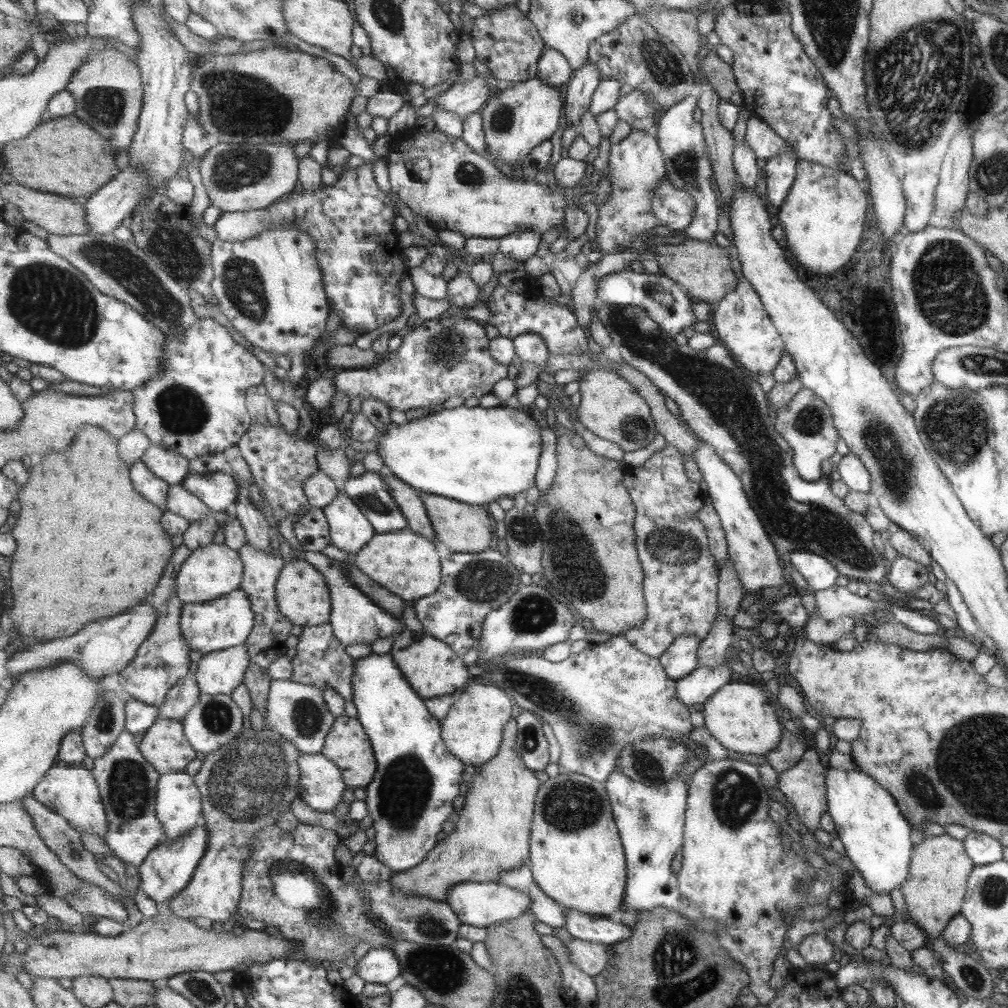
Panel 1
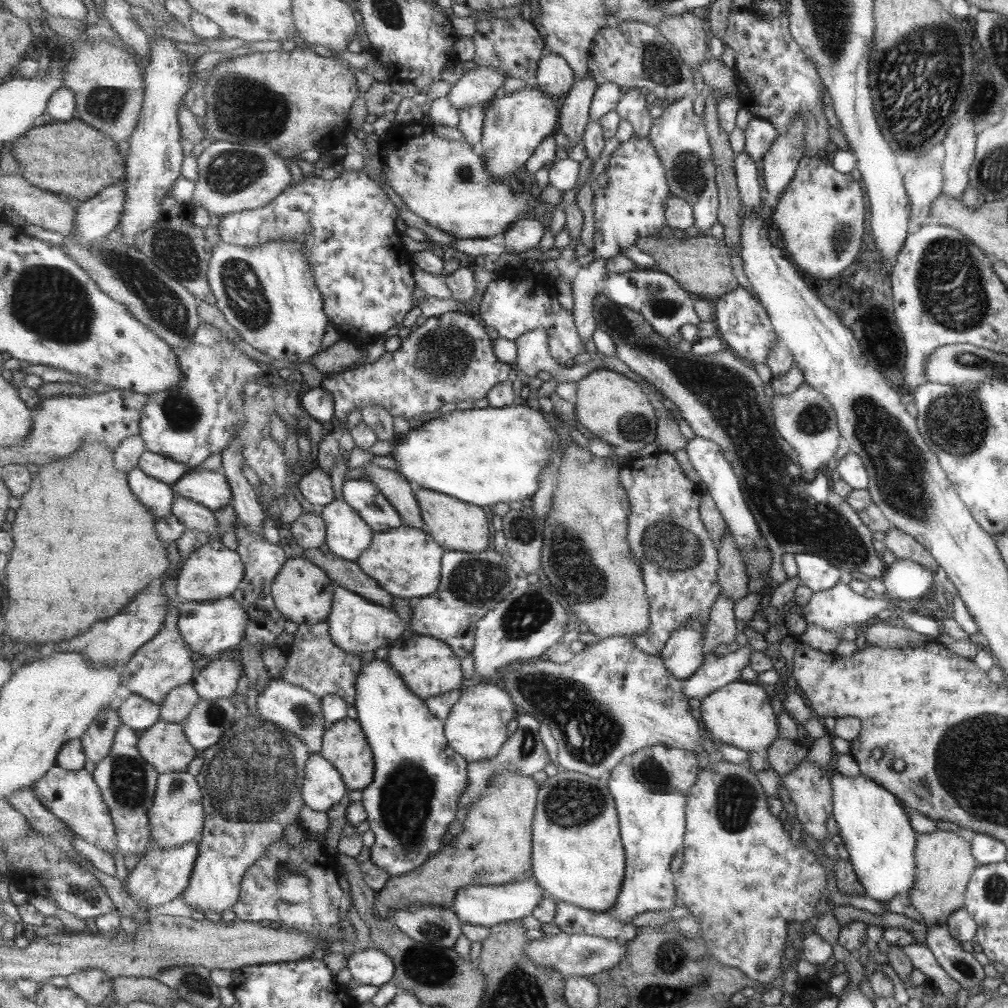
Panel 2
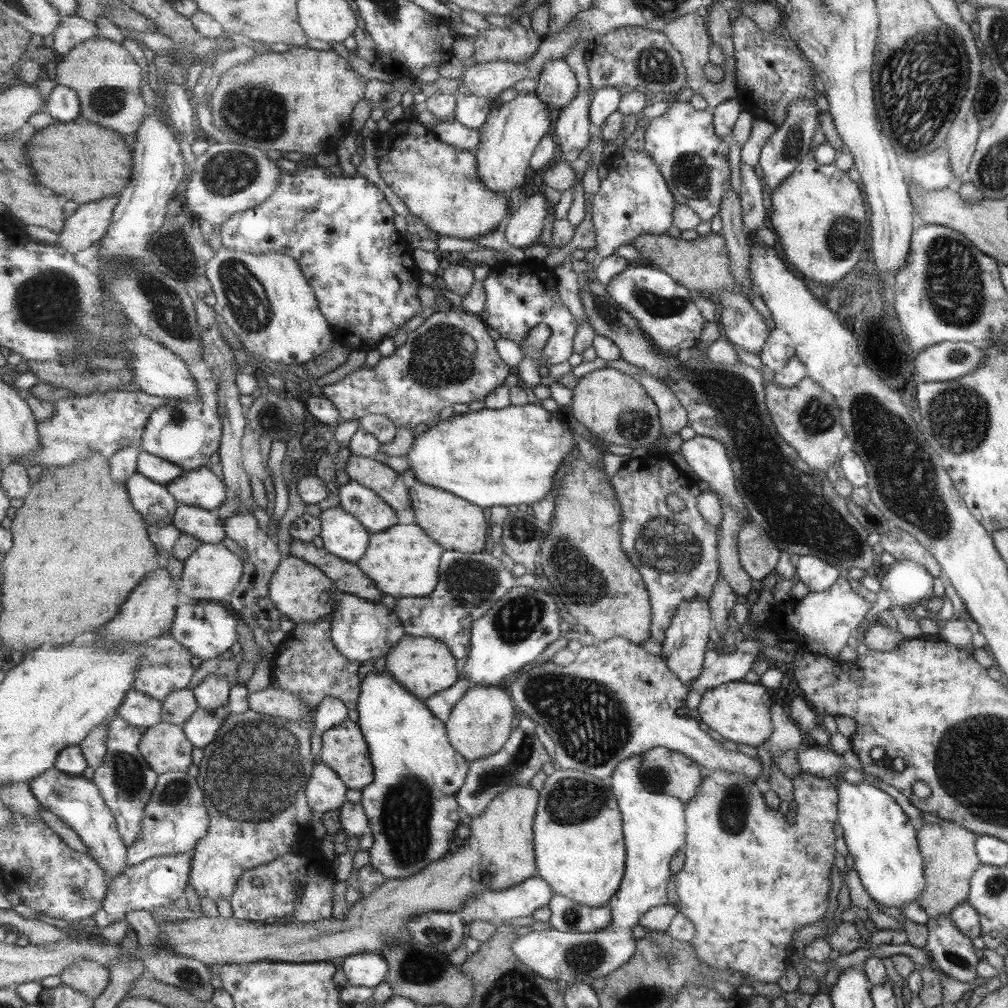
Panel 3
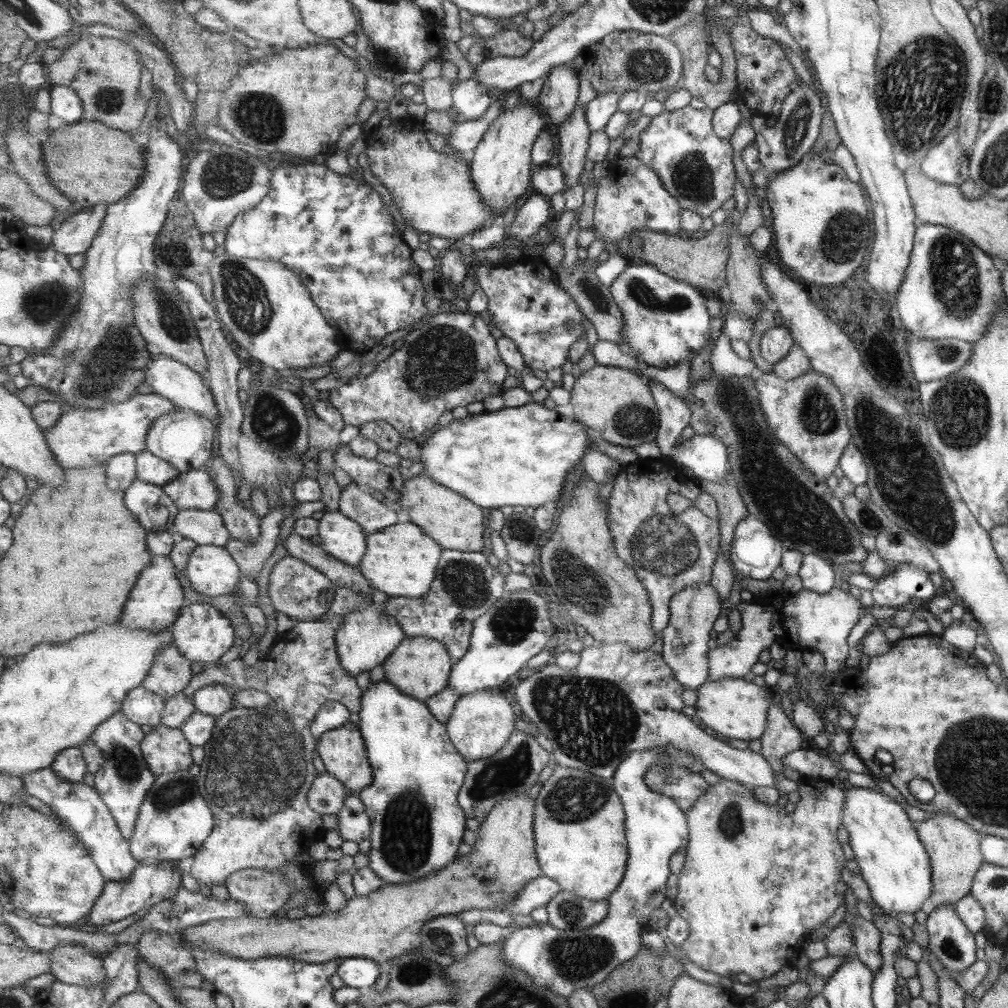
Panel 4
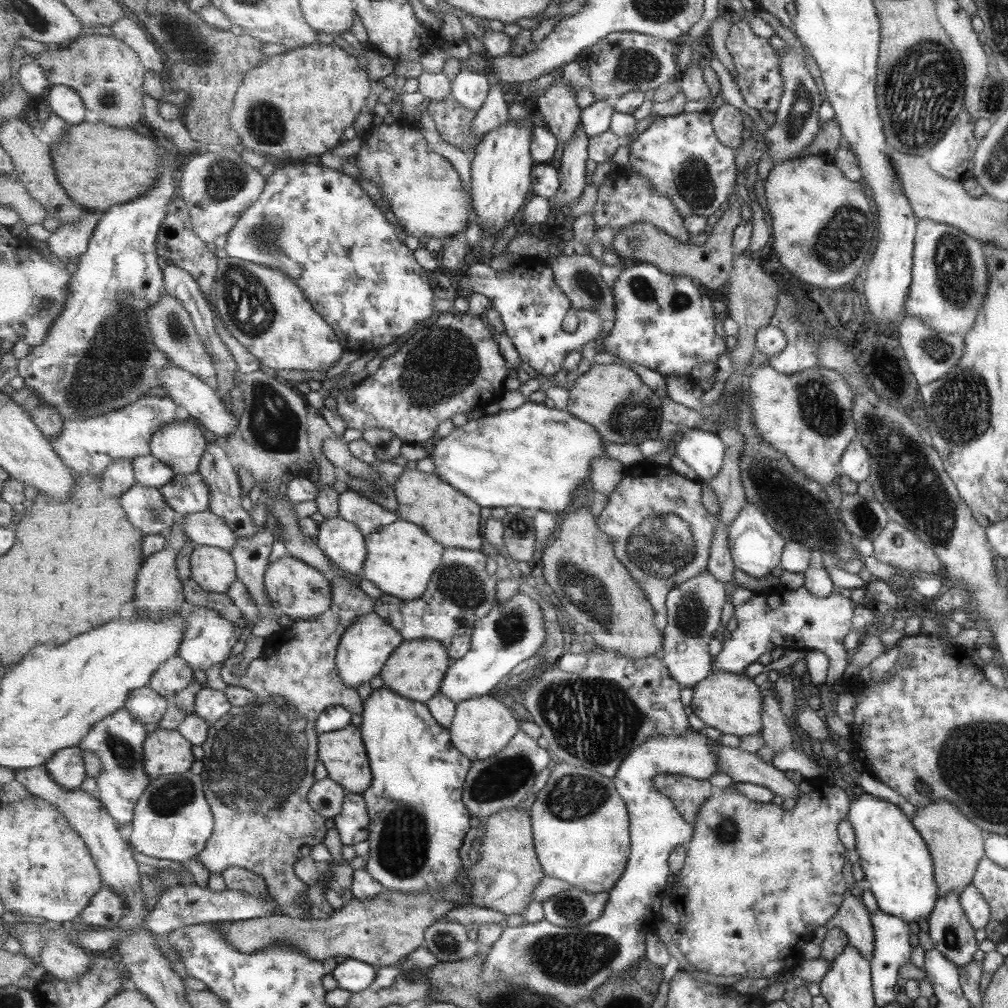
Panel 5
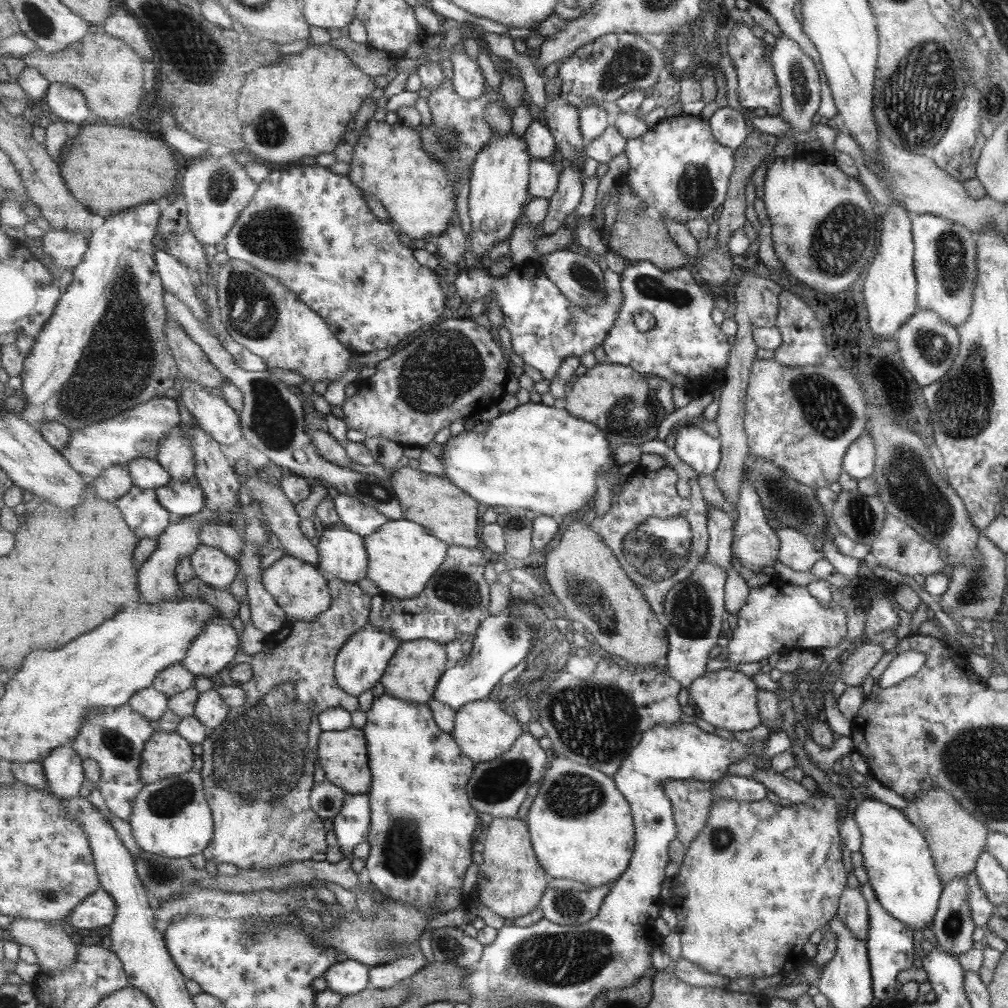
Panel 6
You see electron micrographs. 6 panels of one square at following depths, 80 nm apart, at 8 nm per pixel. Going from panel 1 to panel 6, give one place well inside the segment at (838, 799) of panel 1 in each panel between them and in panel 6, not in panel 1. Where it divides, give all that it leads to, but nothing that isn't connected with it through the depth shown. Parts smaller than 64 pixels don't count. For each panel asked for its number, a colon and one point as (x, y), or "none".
2: (875, 830)
3: (882, 842)
4: (891, 859)
5: (897, 866)
6: (896, 858)

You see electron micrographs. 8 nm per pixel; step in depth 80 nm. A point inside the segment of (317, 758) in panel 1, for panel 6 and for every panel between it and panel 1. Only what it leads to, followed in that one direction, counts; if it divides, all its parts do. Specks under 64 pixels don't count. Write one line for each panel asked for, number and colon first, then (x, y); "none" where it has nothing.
2: (324, 786)
3: (326, 792)
4: (328, 796)
5: (327, 797)
6: (328, 799)

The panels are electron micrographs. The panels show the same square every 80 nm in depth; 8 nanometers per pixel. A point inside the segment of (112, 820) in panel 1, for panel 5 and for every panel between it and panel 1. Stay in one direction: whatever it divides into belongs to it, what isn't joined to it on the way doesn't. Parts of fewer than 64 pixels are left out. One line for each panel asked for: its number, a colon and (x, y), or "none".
2: (128, 782)
3: (127, 781)
4: (124, 782)
5: (118, 740)

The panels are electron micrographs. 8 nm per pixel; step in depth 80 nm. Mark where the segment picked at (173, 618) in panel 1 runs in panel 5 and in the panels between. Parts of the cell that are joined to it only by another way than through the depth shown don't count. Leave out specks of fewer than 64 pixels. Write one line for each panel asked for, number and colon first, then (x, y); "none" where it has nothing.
2: (165, 663)
3: (166, 667)
4: (172, 672)
5: (176, 675)

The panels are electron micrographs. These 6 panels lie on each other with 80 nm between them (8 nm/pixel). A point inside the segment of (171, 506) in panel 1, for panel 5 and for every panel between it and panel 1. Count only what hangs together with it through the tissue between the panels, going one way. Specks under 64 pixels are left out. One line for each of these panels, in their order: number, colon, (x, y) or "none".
2: (196, 516)
3: (207, 526)
4: (204, 527)
5: (205, 528)

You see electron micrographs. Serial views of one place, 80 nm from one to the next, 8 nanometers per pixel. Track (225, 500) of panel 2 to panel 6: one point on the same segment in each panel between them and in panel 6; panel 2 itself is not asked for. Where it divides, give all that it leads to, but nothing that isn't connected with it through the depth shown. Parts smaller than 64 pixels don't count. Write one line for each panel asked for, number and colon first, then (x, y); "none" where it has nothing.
3: (204, 487)
4: (195, 490)
5: (187, 494)
6: (183, 499)

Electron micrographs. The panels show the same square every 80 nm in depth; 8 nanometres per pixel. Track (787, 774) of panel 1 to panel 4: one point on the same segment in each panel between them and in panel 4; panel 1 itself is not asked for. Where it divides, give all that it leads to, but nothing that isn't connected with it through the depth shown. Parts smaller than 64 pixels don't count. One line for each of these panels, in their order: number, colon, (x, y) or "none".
2: (810, 789)
3: (749, 880)
4: (756, 880)

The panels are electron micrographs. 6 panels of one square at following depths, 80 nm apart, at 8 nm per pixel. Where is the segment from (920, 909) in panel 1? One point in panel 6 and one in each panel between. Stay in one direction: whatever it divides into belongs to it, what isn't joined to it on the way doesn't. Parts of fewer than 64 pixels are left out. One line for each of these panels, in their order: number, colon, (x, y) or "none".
2: (944, 863)
3: (948, 851)
4: (953, 847)
5: (956, 845)
6: (956, 839)

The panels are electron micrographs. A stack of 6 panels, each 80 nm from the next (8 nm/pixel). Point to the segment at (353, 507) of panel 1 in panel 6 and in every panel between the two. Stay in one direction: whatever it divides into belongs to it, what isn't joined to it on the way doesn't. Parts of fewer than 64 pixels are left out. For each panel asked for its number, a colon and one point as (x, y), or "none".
2: (349, 536)
3: (343, 535)
4: (341, 536)
5: (342, 541)
6: (343, 554)

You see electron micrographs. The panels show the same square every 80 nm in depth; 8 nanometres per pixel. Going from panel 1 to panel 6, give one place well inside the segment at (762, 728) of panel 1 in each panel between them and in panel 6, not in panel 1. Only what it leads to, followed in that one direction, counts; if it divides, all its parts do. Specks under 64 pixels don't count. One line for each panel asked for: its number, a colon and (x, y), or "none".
2: (739, 714)
3: (740, 712)
4: (730, 706)
5: (729, 702)
6: (725, 698)

